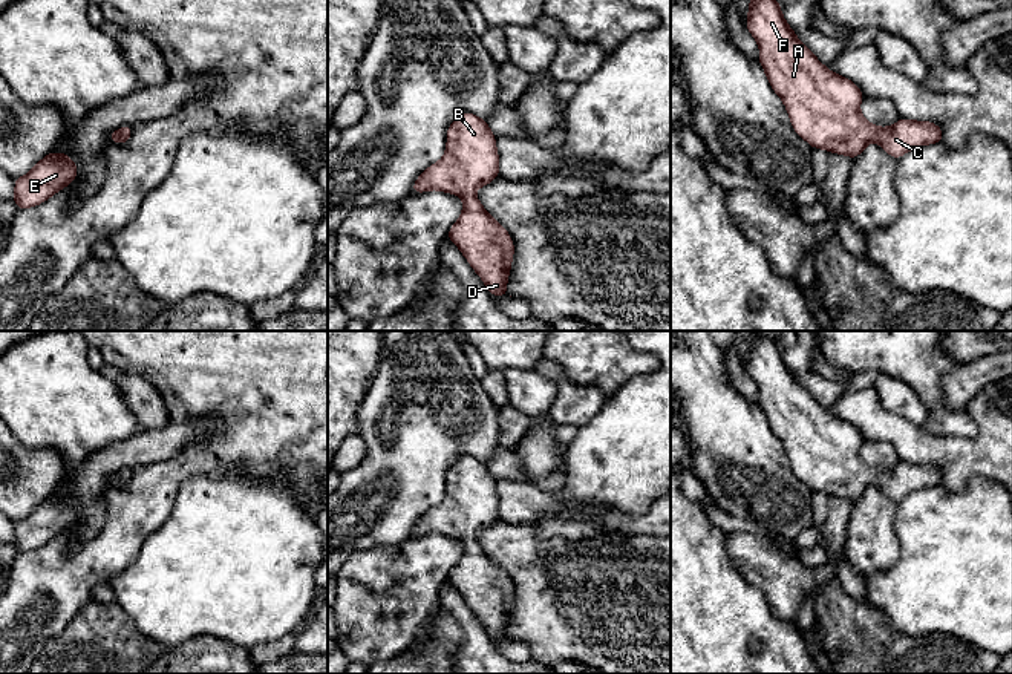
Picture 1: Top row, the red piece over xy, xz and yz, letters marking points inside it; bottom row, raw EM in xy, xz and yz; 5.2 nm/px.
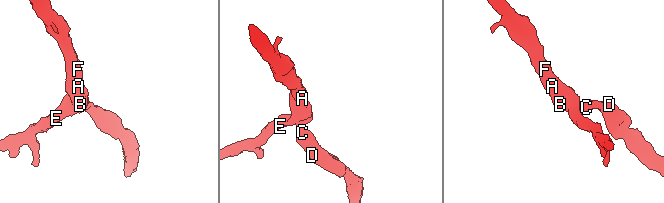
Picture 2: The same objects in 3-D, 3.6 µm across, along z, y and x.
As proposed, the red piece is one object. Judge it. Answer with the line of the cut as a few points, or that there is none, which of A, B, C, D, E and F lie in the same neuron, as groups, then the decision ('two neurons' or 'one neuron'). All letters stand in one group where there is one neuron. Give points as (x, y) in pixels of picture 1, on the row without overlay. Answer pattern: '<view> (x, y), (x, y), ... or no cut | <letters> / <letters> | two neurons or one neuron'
no cut | A B C D E F | one neuron

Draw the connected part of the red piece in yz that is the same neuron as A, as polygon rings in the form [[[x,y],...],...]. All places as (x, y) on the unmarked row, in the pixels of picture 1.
[[[756,331],[750,340],[746,368],[759,389],[759,407],[773,435],[782,443],[795,475],[813,492],[824,492],[854,502],[871,484],[876,484],[888,498],[899,502],[916,490],[943,486],[942,472],[931,464],[899,461],[890,470],[868,466],[860,456],[863,437],[859,429],[831,415],[814,400],[784,363],[776,342],[762,331]]]

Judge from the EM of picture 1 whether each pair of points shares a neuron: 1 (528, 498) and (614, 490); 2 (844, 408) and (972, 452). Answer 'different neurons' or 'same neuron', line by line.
1: different neurons
2: same neuron

